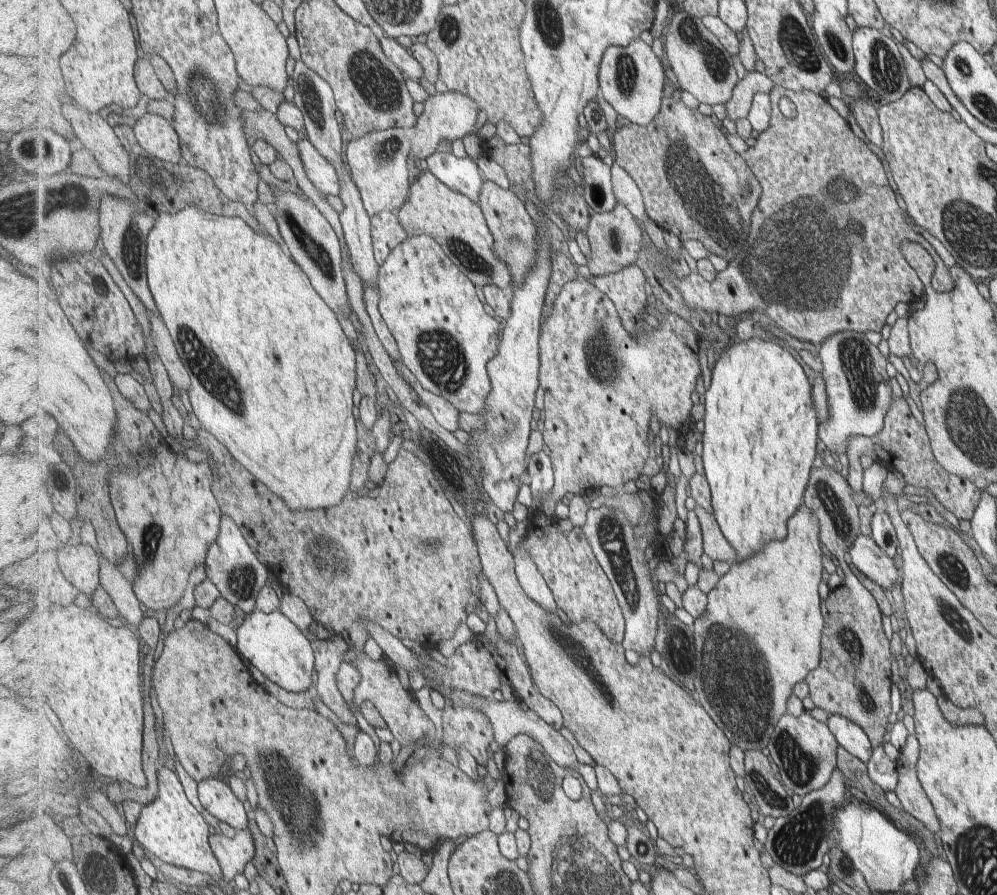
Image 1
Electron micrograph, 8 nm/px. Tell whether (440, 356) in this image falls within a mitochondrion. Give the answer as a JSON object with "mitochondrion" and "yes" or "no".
{"mitochondrion":"yes"}

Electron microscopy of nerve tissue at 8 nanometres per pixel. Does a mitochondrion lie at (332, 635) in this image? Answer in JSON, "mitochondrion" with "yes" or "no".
{"mitochondrion":"no"}

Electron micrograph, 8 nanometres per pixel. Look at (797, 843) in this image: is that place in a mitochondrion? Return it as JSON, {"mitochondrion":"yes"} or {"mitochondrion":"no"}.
{"mitochondrion":"yes"}

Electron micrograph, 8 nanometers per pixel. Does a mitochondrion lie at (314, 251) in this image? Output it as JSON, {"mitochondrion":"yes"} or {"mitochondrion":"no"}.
{"mitochondrion":"yes"}

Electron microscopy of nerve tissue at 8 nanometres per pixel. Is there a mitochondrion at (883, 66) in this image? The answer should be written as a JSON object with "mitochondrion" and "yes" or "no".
{"mitochondrion":"yes"}

